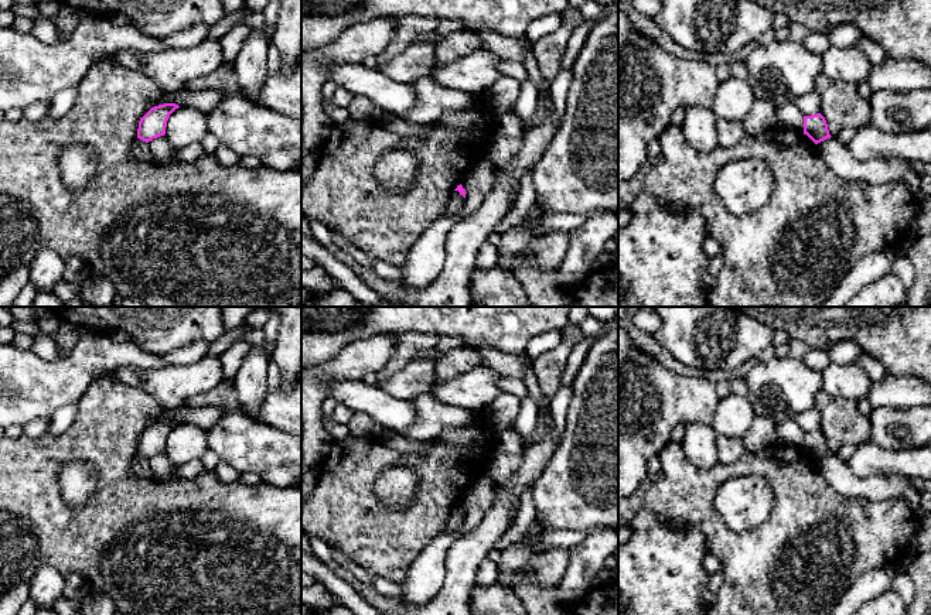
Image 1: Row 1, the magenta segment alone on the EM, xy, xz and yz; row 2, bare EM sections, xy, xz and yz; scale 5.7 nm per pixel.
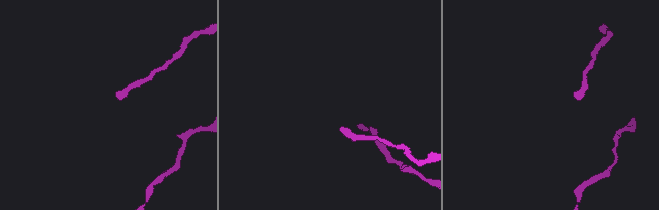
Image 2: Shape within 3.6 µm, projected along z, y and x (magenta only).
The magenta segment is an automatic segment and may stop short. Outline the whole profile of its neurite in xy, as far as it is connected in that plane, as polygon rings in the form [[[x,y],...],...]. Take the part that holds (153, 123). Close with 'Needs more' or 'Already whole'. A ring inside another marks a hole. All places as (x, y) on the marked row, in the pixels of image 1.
[[[175,103],[151,107],[139,122],[137,139],[149,143],[153,139],[164,136],[168,117],[178,107]]]. Already whole

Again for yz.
[[[821,113],[804,116],[804,134],[815,144],[831,137],[825,117]]]. Already whole

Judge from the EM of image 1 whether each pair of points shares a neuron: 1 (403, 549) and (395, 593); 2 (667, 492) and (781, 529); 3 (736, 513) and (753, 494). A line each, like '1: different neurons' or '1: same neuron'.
1: different neurons
2: same neuron
3: same neuron

